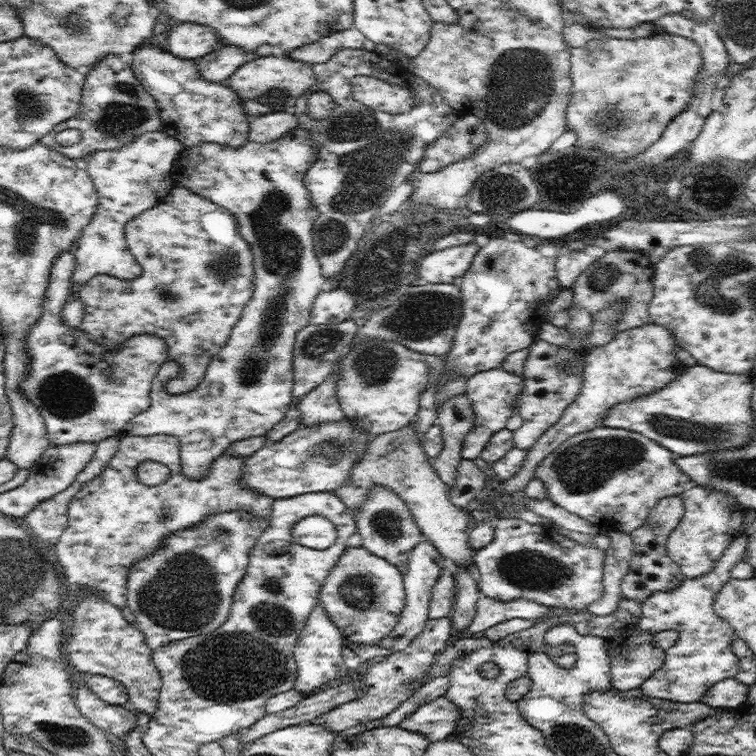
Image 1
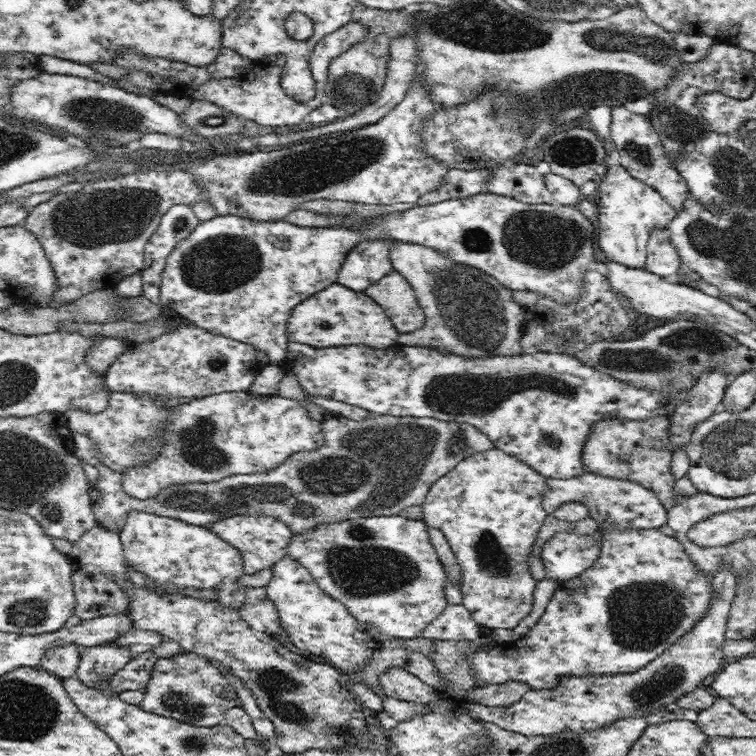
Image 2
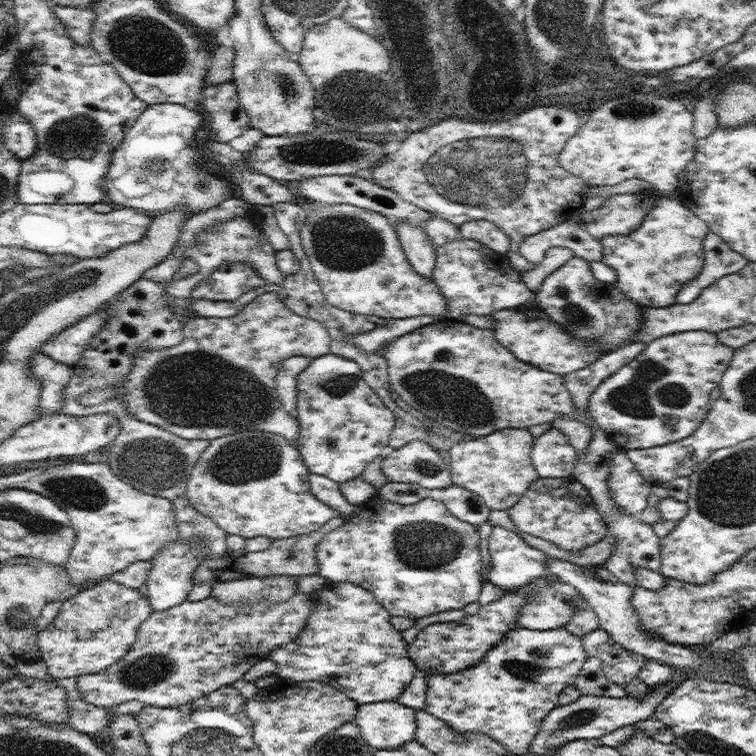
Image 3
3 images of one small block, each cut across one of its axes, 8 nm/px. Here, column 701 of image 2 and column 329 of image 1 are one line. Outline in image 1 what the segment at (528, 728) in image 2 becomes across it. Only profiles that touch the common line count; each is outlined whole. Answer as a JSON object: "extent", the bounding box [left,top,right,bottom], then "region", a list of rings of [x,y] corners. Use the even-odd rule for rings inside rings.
{"extent":[293,602,351,696],"region":[[[318,602],[313,612],[308,615],[300,637],[296,641],[294,656],[297,664],[297,677],[293,689],[303,696],[304,694],[312,694],[320,686],[351,673],[344,657],[342,657],[345,644],[346,640],[342,632],[338,630],[336,624],[330,621],[330,618],[328,618]]]}

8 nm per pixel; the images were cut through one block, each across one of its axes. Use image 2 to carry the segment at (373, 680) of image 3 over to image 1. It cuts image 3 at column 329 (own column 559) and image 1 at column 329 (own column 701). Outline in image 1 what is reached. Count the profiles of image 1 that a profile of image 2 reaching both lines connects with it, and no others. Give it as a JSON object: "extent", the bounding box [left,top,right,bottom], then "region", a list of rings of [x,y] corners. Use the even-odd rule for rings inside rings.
{"extent":[319,545,406,645],"region":[[[362,545],[360,547],[346,547],[342,556],[332,567],[330,574],[326,577],[322,588],[319,590],[319,604],[326,612],[338,630],[342,632],[346,643],[356,645],[376,644],[380,638],[388,636],[396,626],[398,618],[406,604],[405,588],[403,585],[403,574],[386,559],[372,554]]]}

